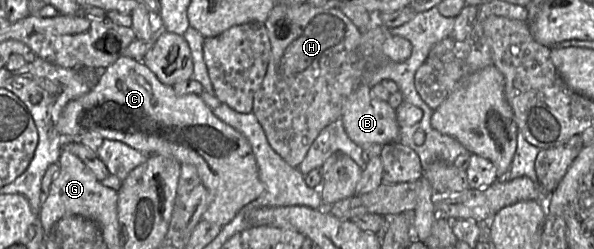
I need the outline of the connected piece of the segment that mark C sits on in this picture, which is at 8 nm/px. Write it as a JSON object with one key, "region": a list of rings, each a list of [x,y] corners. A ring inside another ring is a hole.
{"region":[[[125,54],[101,71],[92,89],[65,105],[57,123],[57,130],[64,140],[77,140],[85,133],[93,133],[103,139],[123,142],[147,155],[161,155],[180,164],[194,165],[199,173],[200,183],[212,197],[203,219],[222,227],[229,223],[242,207],[257,200],[264,193],[256,159],[244,135],[216,117],[199,94],[177,95],[171,86],[163,84],[142,61]]]}

